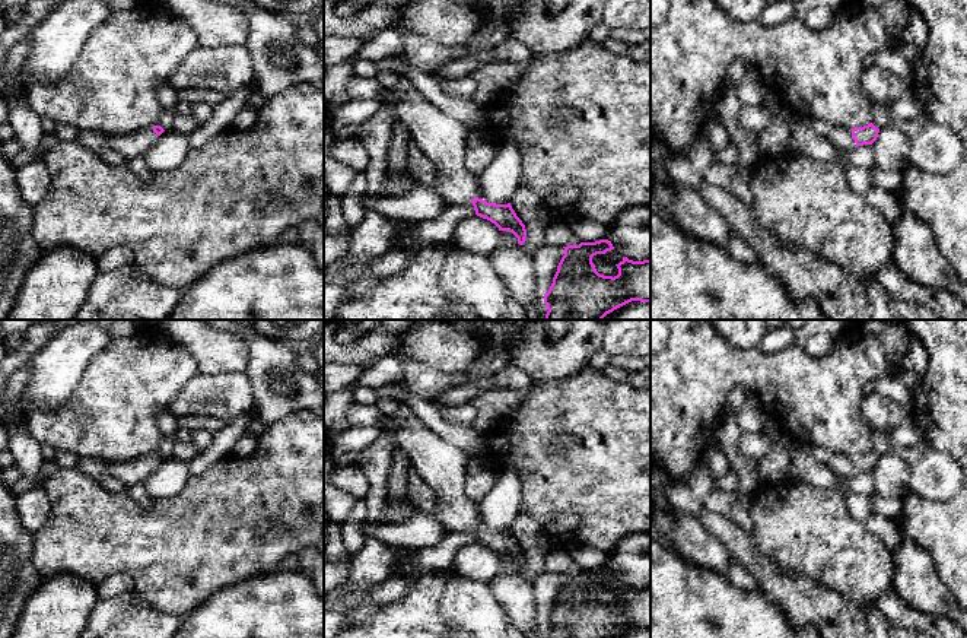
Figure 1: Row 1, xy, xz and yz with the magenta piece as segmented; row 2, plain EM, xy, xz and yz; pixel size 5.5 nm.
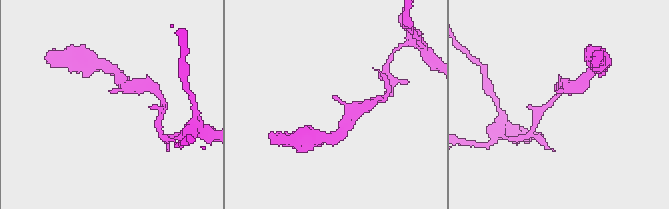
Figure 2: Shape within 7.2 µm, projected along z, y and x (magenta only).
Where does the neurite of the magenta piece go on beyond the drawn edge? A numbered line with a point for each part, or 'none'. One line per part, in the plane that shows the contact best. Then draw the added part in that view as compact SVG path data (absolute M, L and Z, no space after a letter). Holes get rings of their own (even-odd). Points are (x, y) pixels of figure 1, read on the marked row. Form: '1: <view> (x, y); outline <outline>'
1: yz (840, 137); outline M844 126L834 127L827 136L827 139L836 150L849 152L856 147L852 130Z

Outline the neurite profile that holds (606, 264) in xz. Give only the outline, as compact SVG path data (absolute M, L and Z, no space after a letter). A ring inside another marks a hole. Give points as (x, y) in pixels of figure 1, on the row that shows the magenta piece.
M651 206L632 207L620 213L608 228L602 239L608 239L614 248L592 257L599 274L617 276L617 264L624 257L633 261L651 260Z

